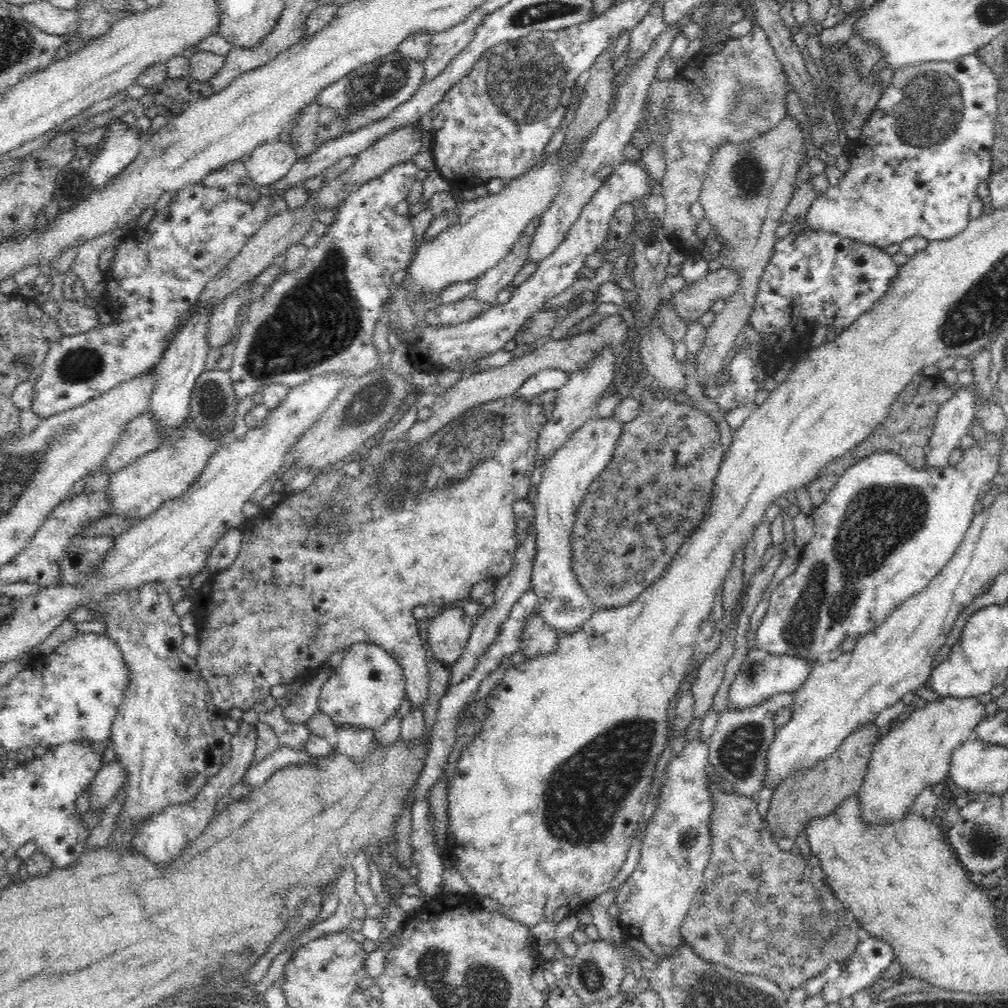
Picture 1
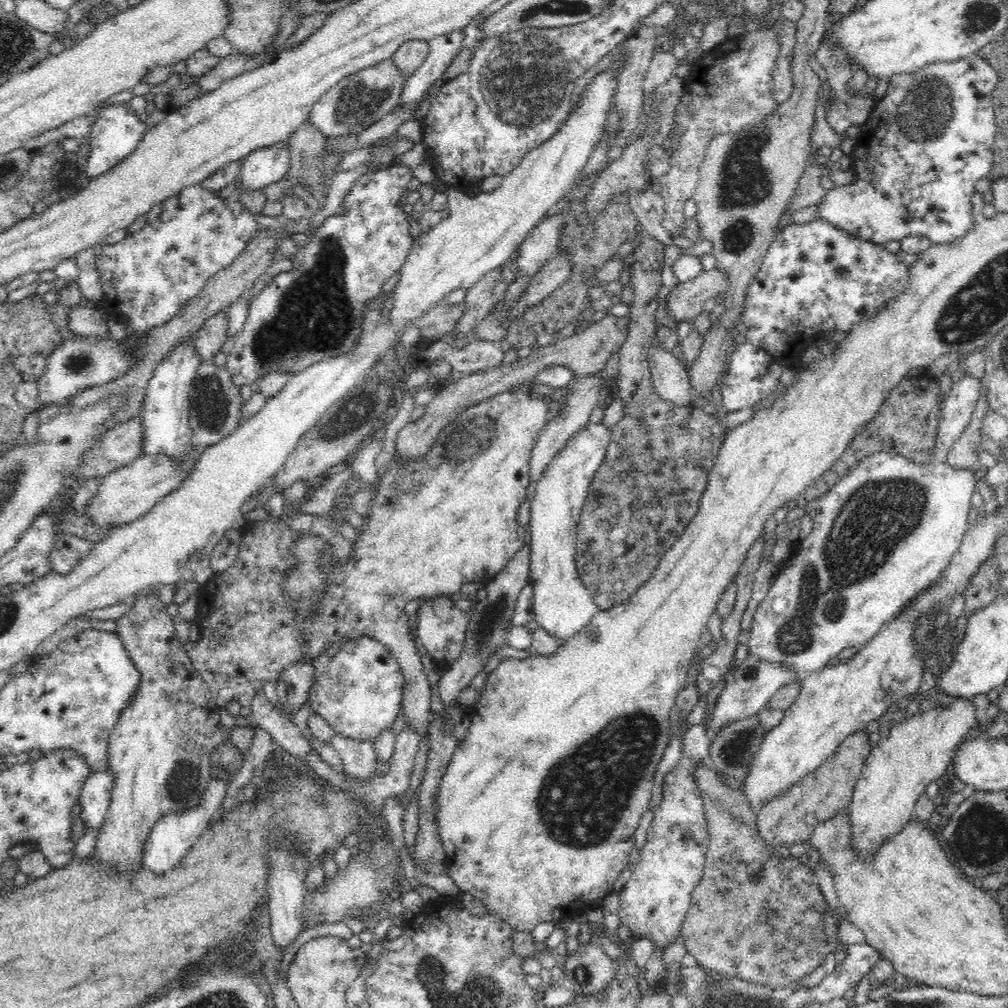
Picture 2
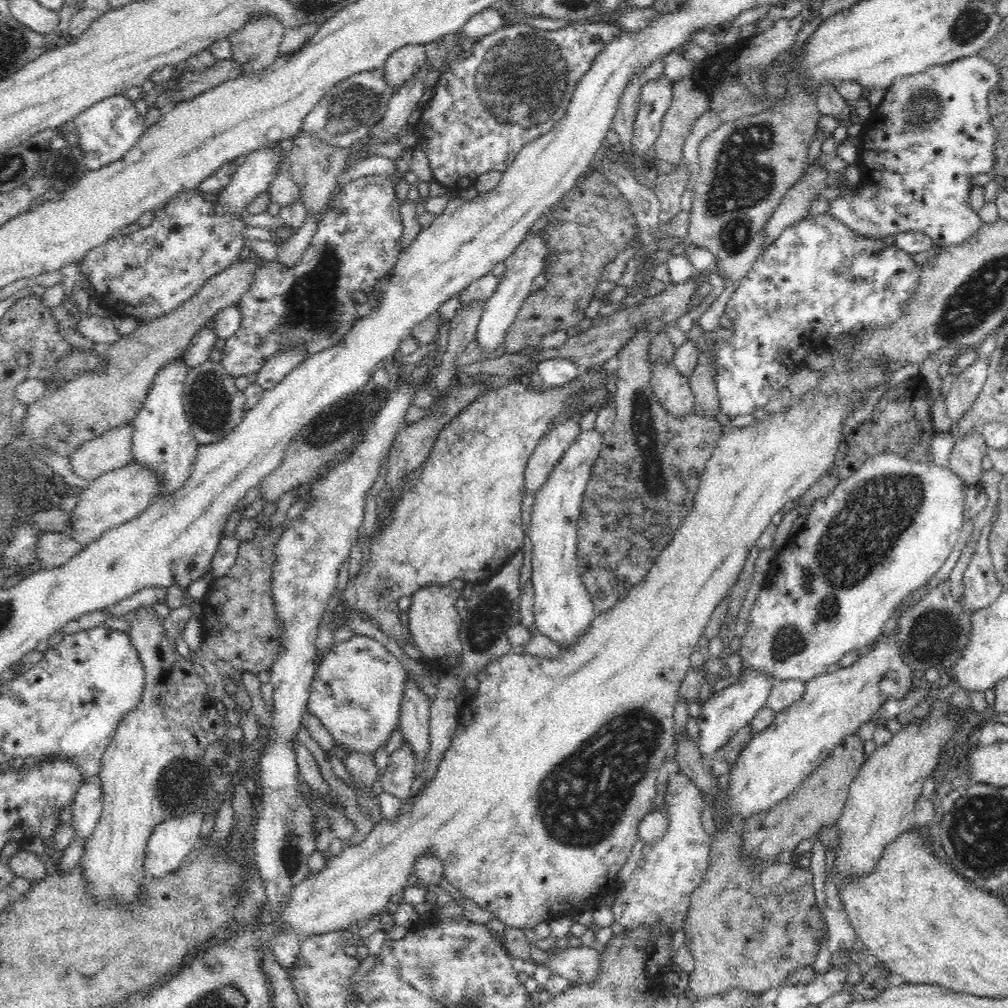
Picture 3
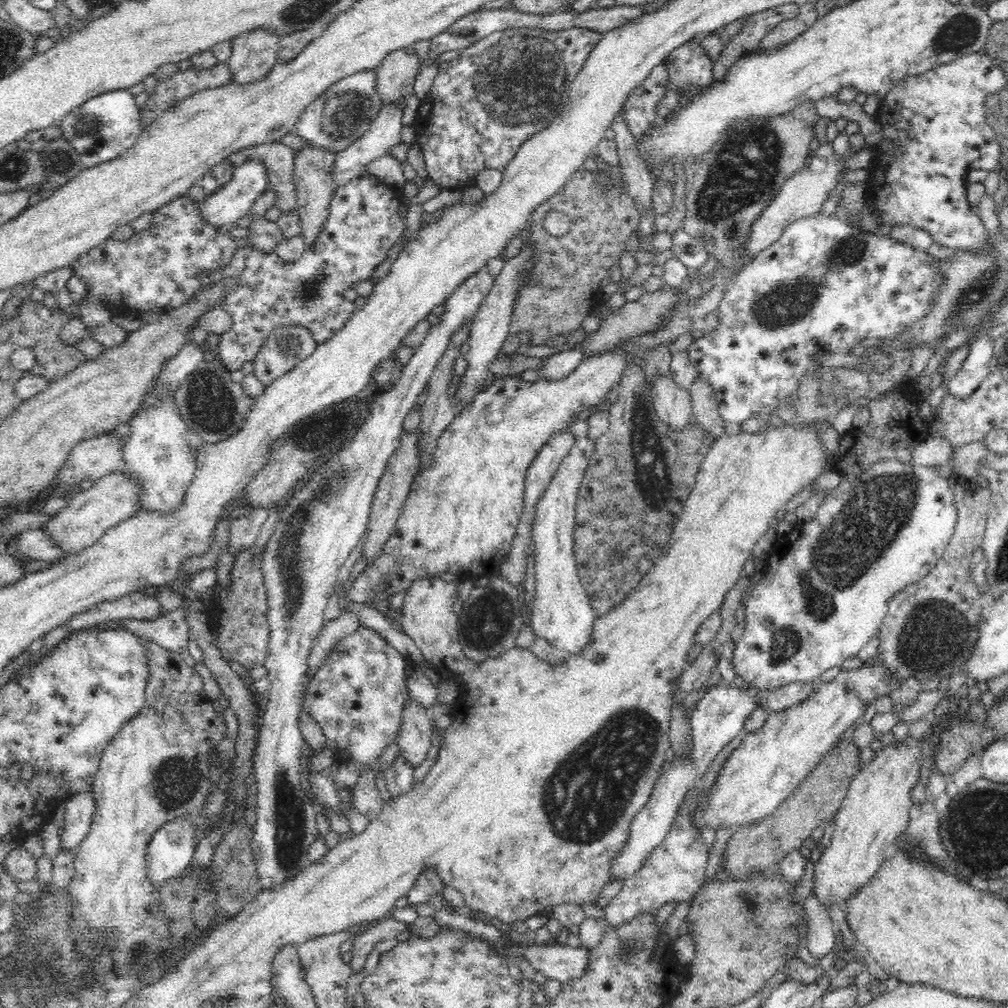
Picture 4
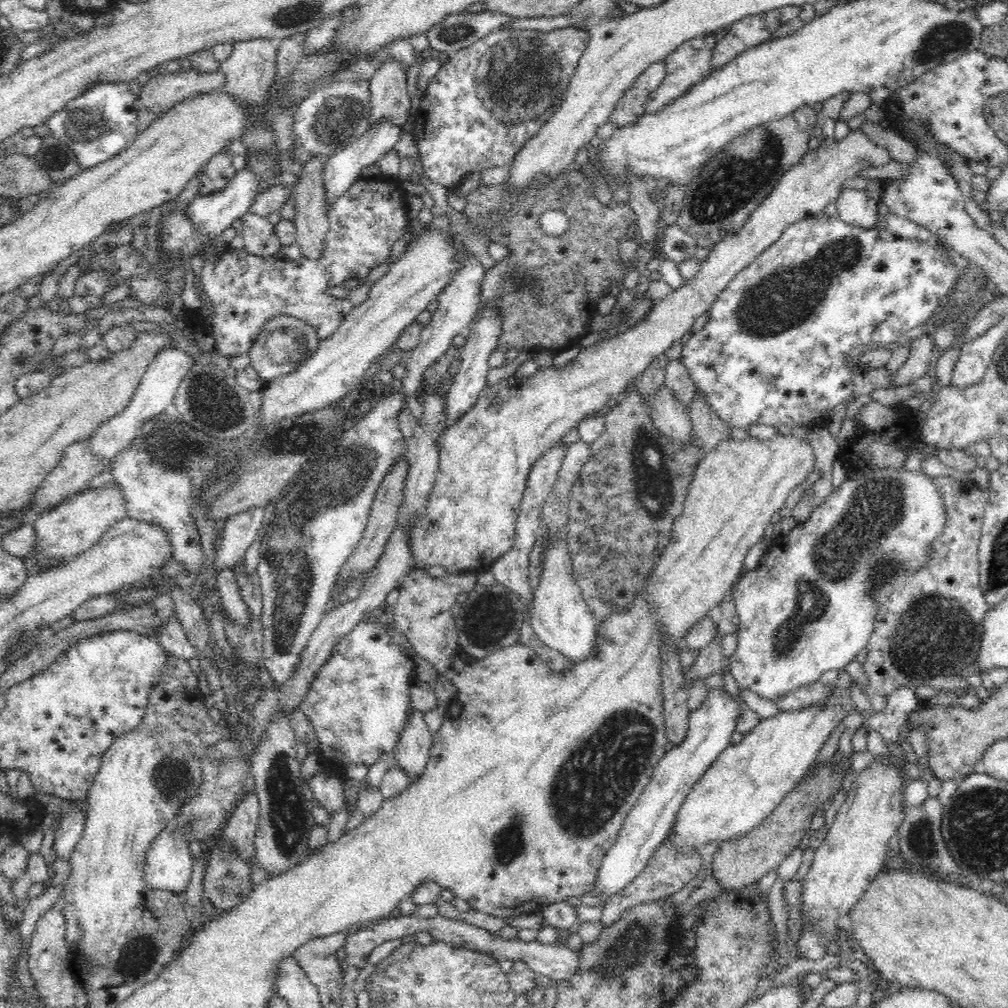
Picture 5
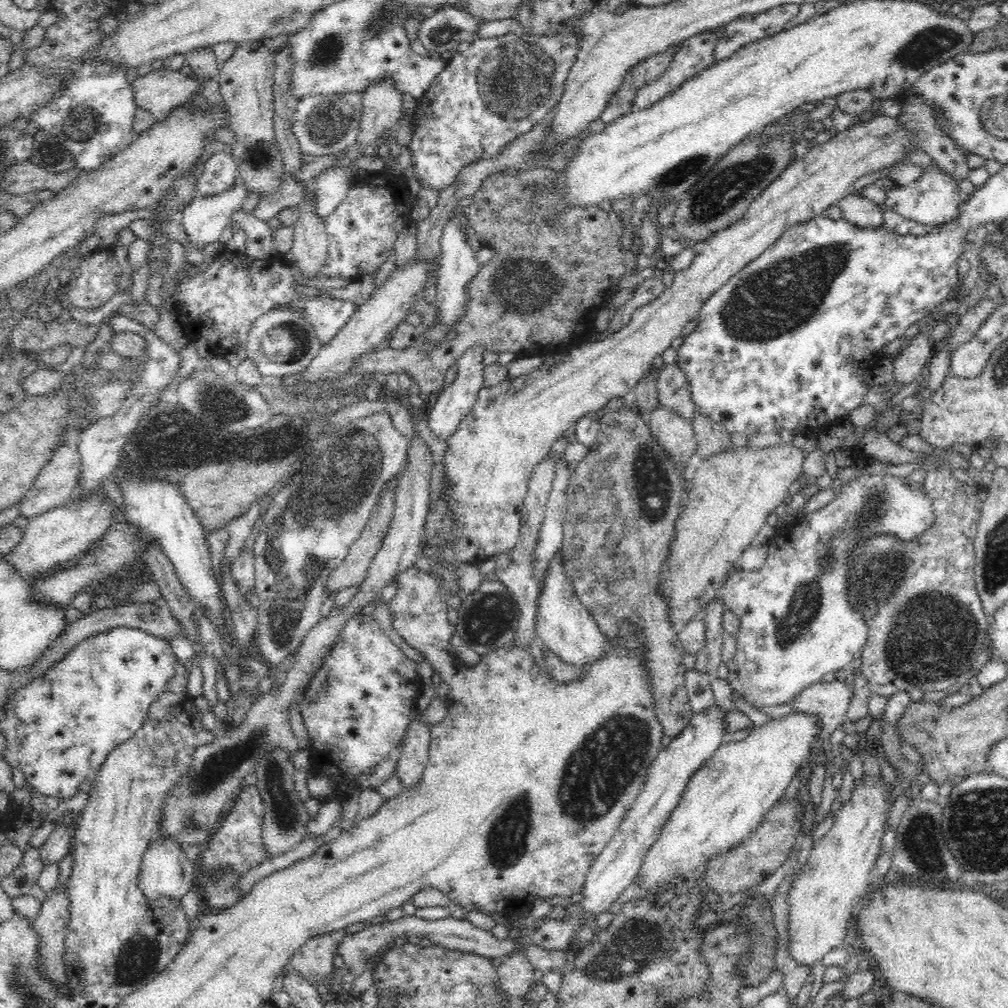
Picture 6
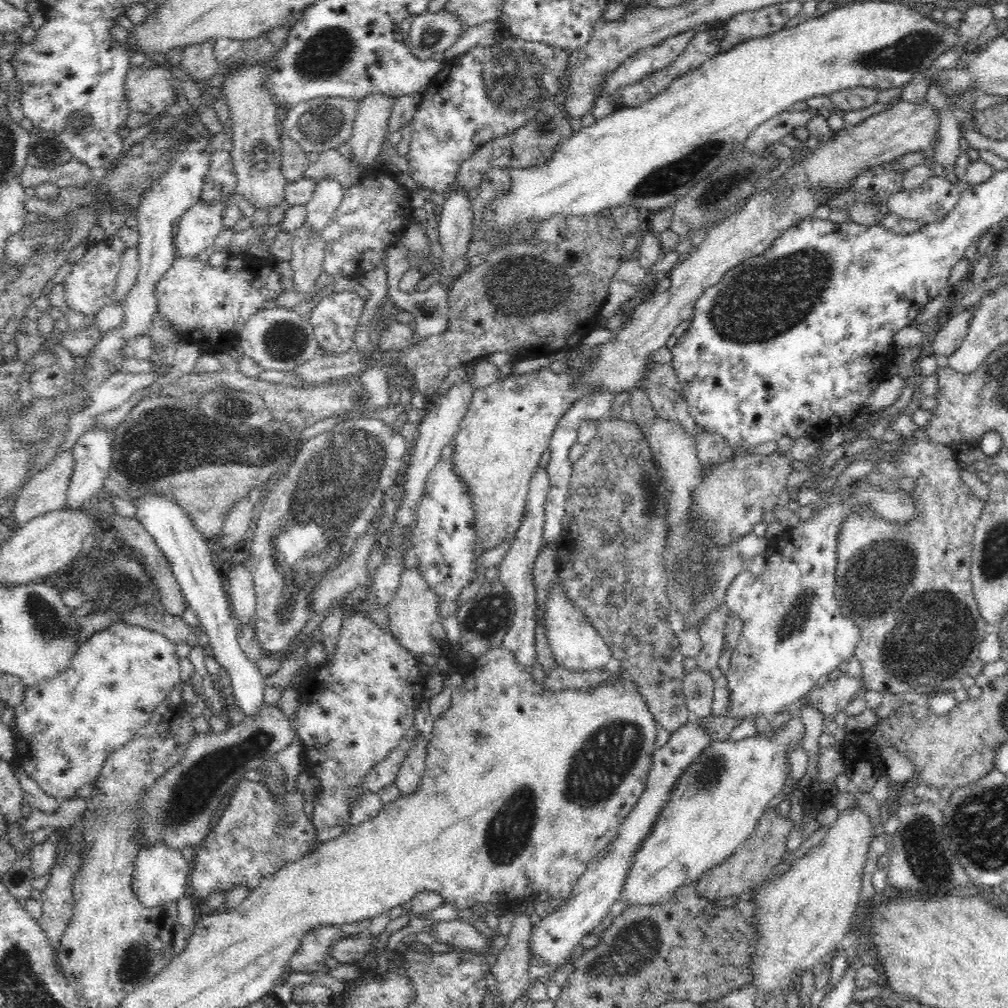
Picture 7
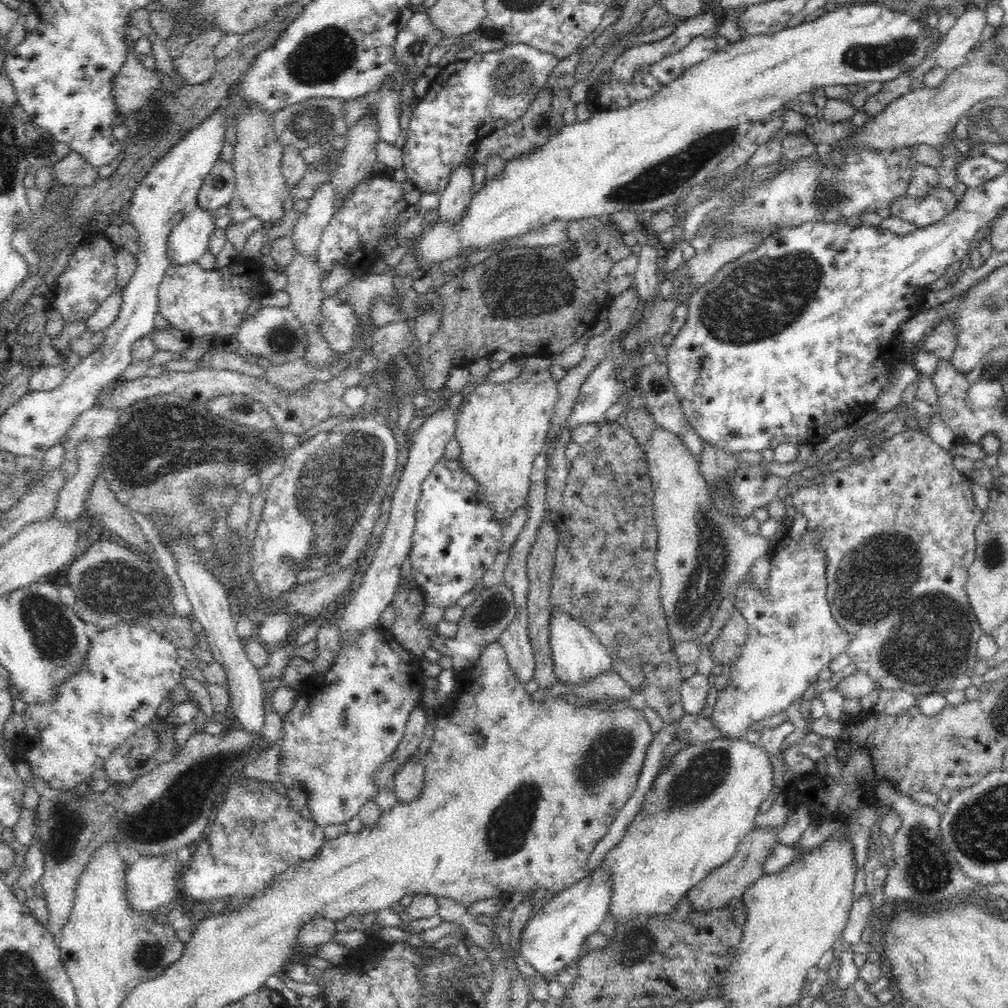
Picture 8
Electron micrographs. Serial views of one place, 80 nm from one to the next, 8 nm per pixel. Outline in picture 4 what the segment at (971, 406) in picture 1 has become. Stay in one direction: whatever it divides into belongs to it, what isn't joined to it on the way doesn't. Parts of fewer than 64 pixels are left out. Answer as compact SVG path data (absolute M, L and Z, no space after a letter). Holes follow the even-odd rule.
M980 334L969 341L969 344L970 351L960 370L946 382L949 392L958 400L968 398L968 395L972 394L987 377L995 340L988 338L987 335Z

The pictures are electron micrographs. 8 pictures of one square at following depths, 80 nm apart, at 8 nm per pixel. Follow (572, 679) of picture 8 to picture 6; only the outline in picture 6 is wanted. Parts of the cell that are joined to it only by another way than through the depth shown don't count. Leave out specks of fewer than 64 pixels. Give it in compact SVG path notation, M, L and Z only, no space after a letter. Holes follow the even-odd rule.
M560 552L550 561L541 594L538 596L536 634L560 660L576 665L588 665L608 654L605 635L592 619L588 609L578 601L572 581L566 575Z

